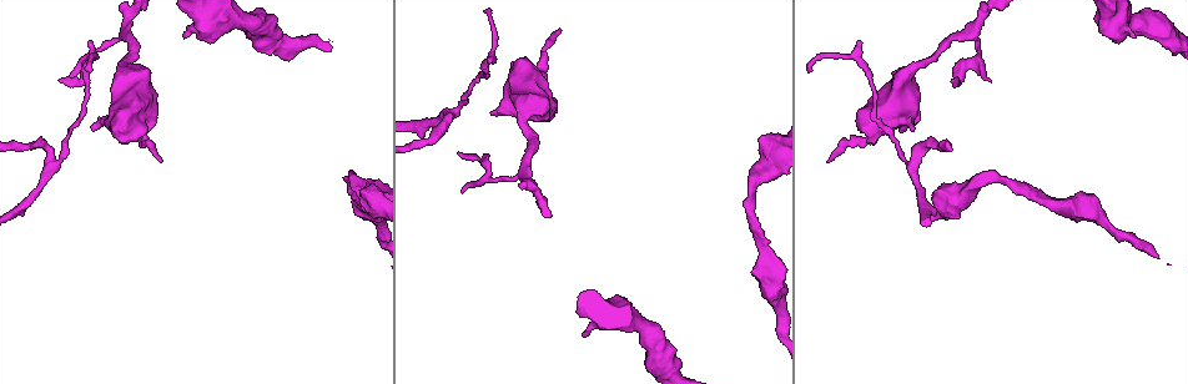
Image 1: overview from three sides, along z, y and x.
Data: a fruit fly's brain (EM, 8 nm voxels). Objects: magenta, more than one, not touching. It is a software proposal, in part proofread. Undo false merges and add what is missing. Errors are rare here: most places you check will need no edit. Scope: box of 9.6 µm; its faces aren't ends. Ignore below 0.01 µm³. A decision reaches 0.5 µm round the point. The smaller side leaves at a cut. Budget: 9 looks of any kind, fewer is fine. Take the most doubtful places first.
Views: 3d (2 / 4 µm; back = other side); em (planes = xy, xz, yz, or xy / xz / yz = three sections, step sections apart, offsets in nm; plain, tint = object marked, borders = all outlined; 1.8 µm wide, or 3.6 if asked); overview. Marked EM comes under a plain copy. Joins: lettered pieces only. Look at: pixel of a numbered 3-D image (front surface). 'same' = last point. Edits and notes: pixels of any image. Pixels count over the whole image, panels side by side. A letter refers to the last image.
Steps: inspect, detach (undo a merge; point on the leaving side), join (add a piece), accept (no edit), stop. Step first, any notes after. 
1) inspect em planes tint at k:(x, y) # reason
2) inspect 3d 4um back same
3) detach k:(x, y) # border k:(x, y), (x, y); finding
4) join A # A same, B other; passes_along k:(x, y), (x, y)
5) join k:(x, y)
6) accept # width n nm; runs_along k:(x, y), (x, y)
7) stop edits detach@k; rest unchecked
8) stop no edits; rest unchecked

inspect 3d 4um at 1:(184, 38) # an open end

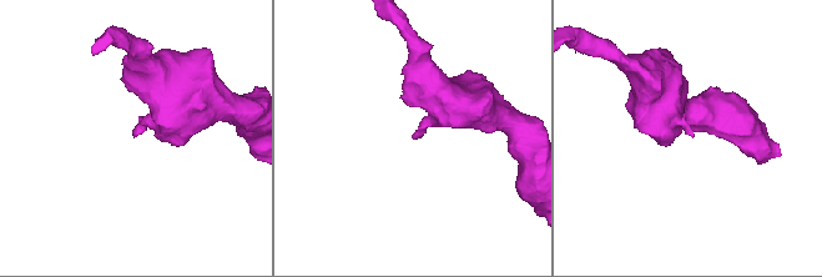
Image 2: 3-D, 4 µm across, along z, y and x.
inspect em xy step 4 tint at 2:(133, 136) # now the EM

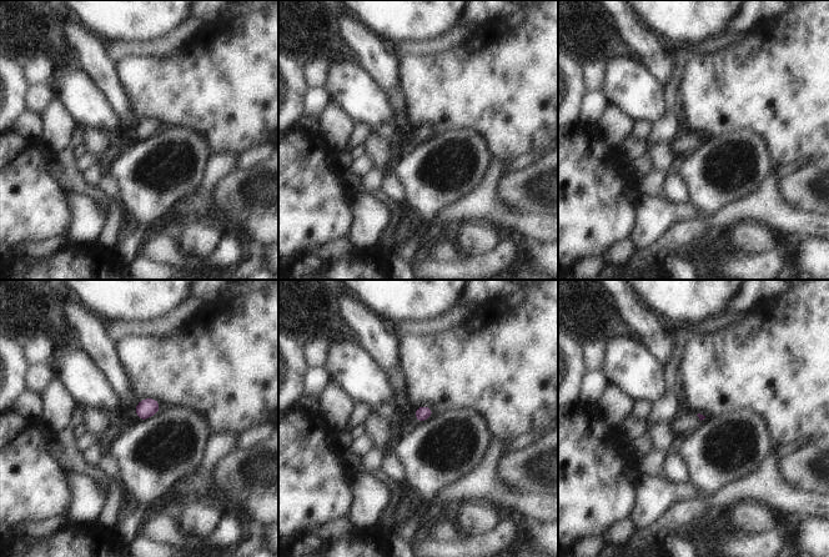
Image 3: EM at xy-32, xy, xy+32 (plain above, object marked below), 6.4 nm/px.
inspect em planes borders same # cut it another way

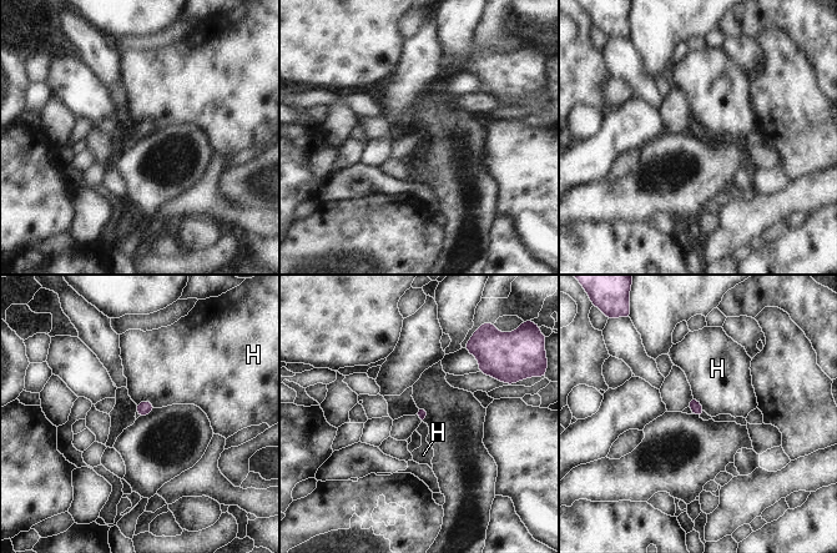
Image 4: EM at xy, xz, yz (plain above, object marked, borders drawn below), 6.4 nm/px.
accept # H other; no lettered piece goes on from it

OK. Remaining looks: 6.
inspect 3d 2um at 1:(494, 61) # an open end

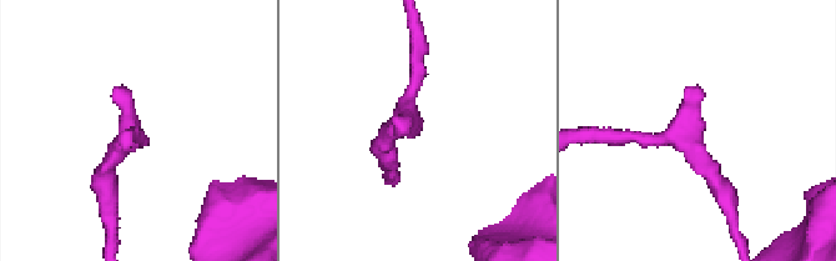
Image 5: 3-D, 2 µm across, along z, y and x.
inspect em planes borders at 5:(702, 94)

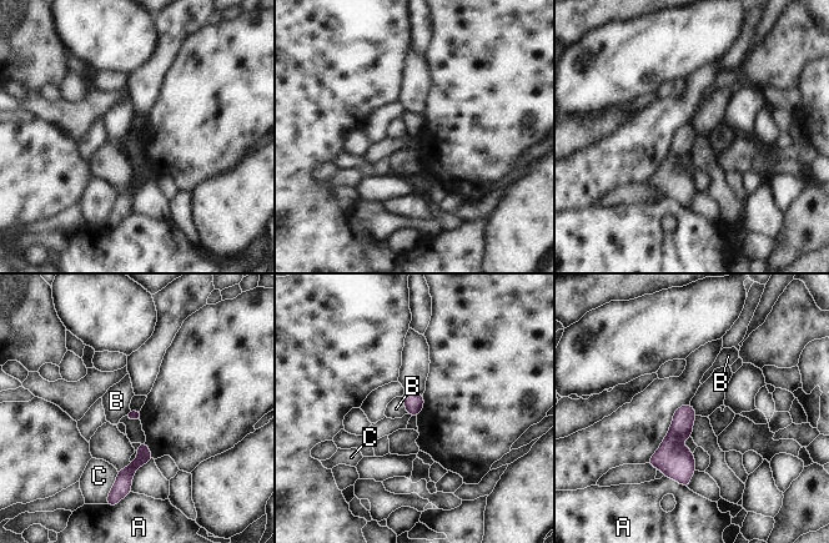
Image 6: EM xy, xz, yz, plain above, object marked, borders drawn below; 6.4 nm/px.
accept # A other, B other, C other; border 6:(401, 396), (407, 413); none of them fits

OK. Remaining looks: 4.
inspect 3d 2um at 1:(93, 130) # free end

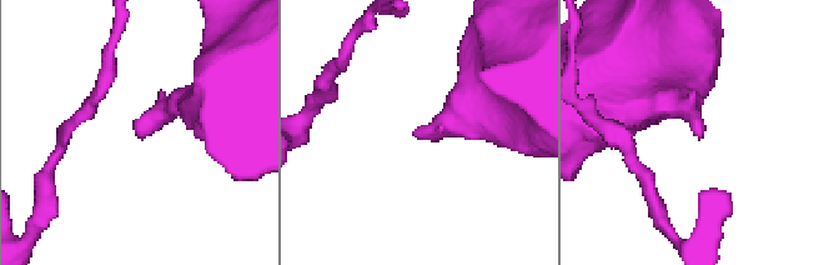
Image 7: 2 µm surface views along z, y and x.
inspect em xy step 16 borders at 7:(417, 127) # need the tissue

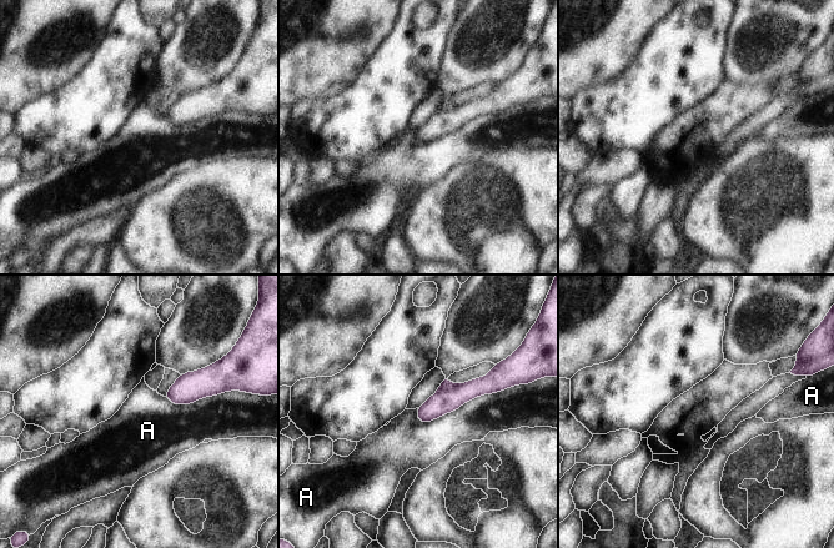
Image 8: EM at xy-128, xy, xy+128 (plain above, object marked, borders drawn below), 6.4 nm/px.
inspect em planes borders same # another direction

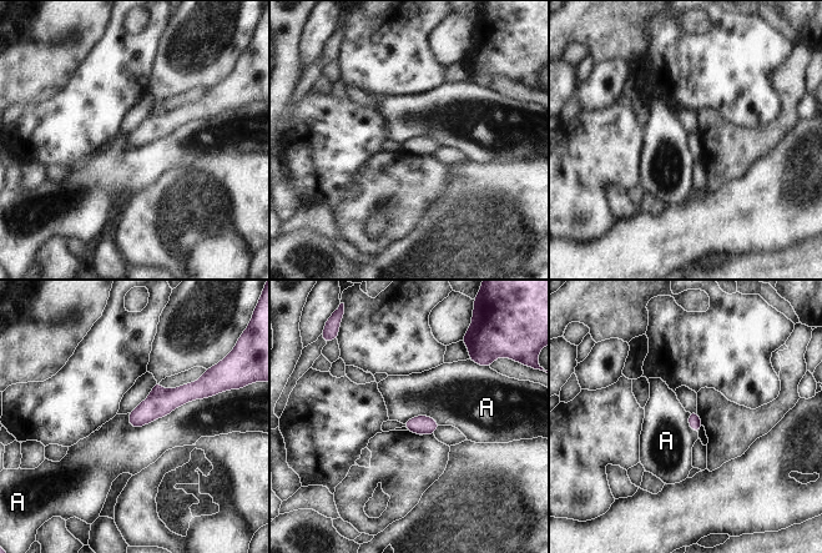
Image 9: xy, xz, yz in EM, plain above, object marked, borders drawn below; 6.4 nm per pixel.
accept # A other; no lettered piece goes on from it

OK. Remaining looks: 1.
stop no edits; rest unchecked

